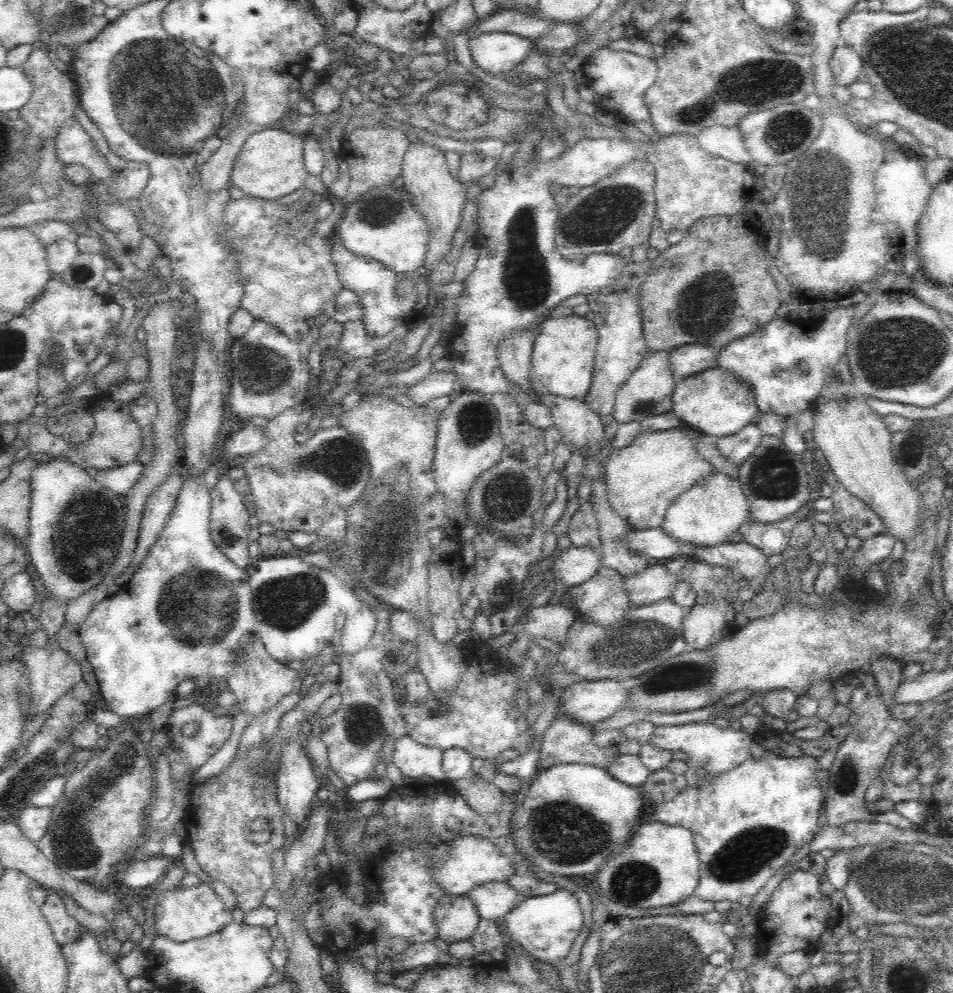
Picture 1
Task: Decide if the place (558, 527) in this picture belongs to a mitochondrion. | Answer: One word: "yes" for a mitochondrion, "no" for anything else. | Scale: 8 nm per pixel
no

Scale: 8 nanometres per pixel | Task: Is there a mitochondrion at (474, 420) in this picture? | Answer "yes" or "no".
yes

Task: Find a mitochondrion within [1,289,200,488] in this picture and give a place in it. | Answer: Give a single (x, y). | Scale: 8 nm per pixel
(52, 356)

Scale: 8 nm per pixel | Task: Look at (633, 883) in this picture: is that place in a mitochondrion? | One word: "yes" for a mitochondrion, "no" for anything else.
yes

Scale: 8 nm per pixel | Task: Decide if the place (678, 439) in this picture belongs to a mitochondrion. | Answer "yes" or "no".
no

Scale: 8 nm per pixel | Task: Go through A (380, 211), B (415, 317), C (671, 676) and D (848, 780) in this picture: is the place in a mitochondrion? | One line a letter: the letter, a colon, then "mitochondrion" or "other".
A: mitochondrion
B: other
C: mitochondrion
D: mitochondrion

